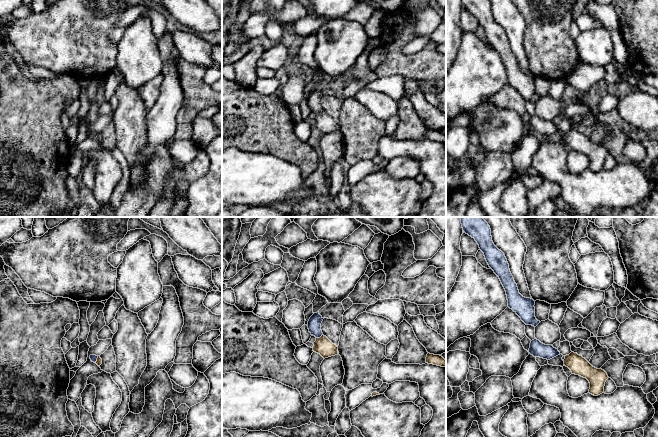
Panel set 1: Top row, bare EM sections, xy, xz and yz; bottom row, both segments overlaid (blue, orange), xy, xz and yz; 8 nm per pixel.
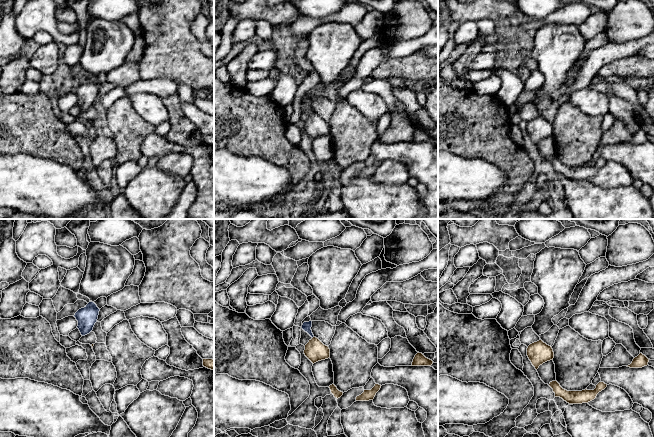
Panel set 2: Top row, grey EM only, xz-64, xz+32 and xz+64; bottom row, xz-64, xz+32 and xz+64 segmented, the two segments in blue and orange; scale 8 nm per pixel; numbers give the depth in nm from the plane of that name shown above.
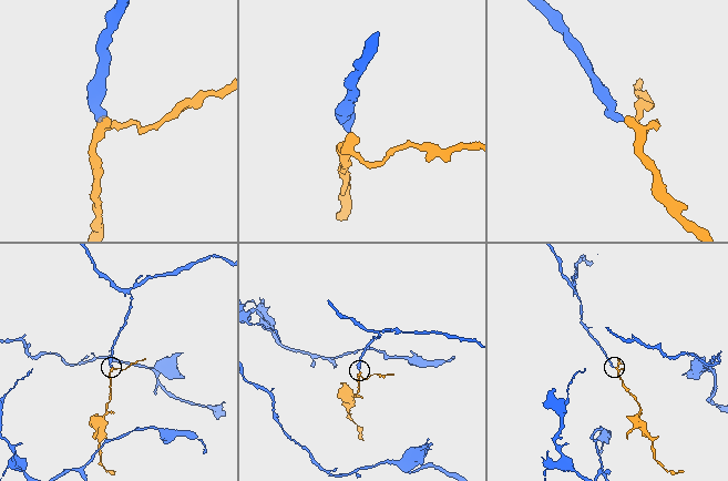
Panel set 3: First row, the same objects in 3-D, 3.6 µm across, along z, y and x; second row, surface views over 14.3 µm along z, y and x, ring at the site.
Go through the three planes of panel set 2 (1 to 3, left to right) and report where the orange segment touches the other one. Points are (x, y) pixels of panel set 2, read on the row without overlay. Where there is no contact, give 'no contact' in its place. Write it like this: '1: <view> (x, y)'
1: no contact
2: no contact
3: no contact

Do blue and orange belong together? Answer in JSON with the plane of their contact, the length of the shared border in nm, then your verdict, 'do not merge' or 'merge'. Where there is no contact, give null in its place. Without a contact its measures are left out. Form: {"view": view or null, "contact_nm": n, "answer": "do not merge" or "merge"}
{"view": "xz", "contact_nm": 70, "answer": "merge"}

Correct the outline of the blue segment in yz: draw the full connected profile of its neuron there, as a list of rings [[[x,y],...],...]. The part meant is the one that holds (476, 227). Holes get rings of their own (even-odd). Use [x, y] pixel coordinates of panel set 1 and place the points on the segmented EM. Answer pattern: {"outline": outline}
{"outline": [[[460,217],[463,231],[475,239],[484,253],[489,267],[499,277],[507,295],[508,307],[512,309],[526,325],[536,327],[540,321],[535,317],[535,301],[523,297],[510,272],[504,253],[492,241],[491,229],[482,217]]]}

